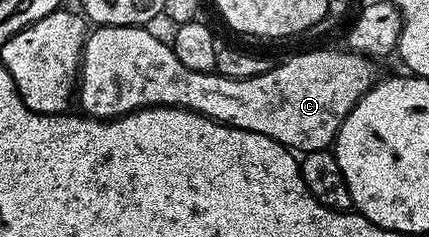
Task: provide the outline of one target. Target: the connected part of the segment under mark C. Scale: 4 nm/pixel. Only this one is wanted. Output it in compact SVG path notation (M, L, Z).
M97 26L84 39L84 50L80 53L80 73L78 75L78 102L79 109L89 118L121 118L124 114L132 114L136 110L144 110L148 106L181 106L184 110L192 110L207 118L213 118L223 126L233 126L246 132L258 132L262 136L270 136L278 144L287 146L293 152L307 152L310 150L327 150L336 141L336 134L340 131L340 125L346 120L346 116L358 104L358 100L367 90L372 89L378 81L378 75L374 67L373 59L365 58L362 54L354 54L347 48L341 50L308 50L305 54L296 54L285 62L273 65L262 76L250 76L249 78L227 78L218 73L194 72L194 68L186 68L178 56L174 56L171 45L151 34L151 29L142 26Z

